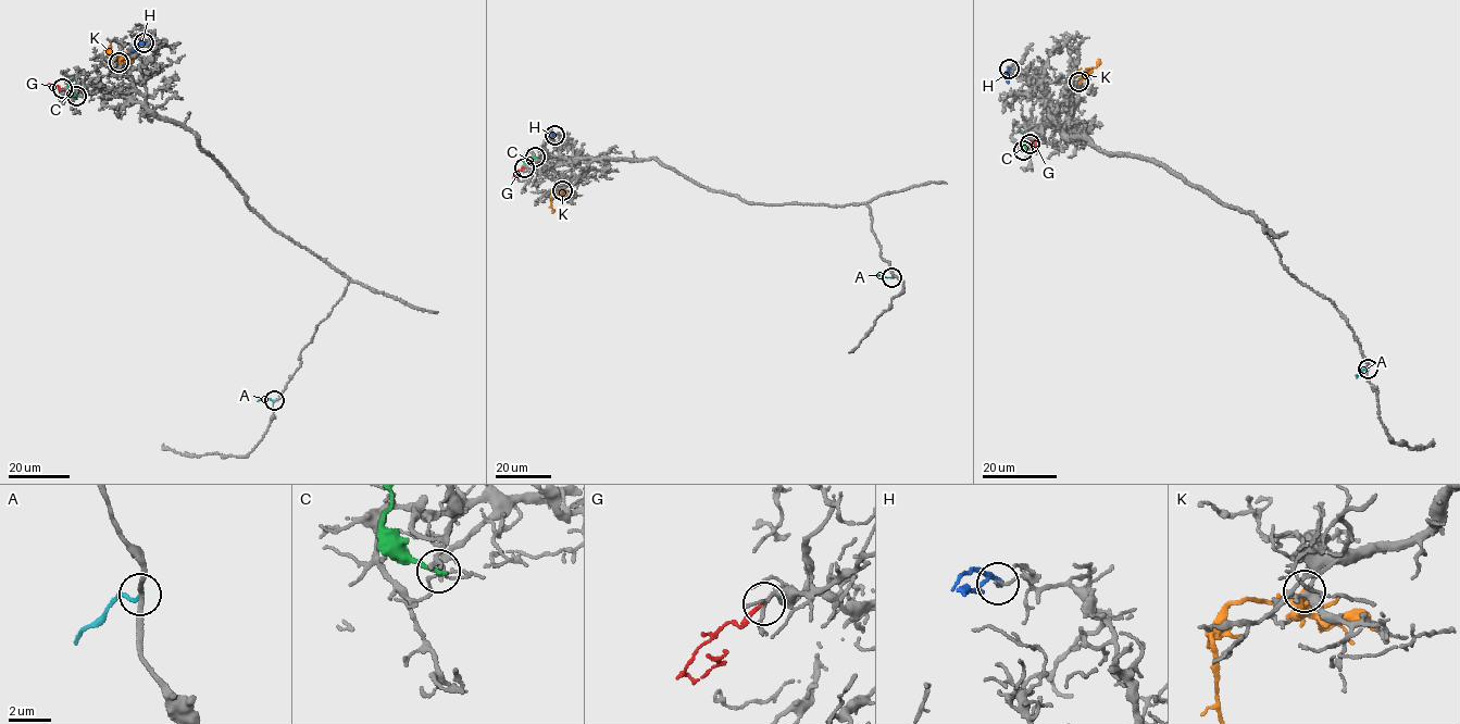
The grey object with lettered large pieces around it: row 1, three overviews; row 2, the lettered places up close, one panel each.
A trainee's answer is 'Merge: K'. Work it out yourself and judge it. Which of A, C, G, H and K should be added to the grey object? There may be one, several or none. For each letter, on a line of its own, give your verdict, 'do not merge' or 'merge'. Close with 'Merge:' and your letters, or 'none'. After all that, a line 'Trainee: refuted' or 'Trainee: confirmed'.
A: do not merge
C: do not merge
G: merge
H: do not merge
K: do not merge
Merge: G
Trainee: refuted

